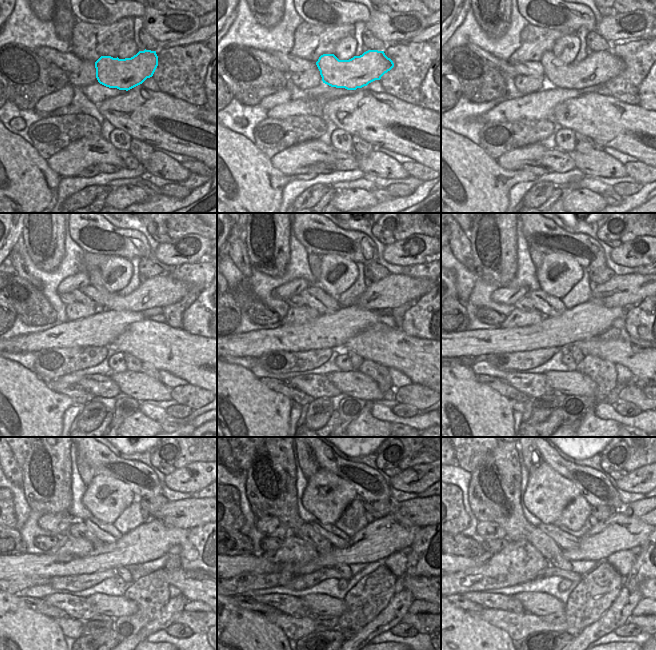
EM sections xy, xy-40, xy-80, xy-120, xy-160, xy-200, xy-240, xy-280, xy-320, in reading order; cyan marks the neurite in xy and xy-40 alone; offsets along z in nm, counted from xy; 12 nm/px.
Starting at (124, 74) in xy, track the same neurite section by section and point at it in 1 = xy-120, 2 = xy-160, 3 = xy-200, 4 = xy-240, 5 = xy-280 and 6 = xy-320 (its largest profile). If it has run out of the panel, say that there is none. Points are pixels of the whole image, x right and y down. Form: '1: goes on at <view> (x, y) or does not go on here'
1: goes on at xy-120 (163, 290)
2: goes on at xy-160 (393, 291)
3: goes on at xy-200 (625, 291)
4: goes on at xy-240 (188, 513)
5: goes on at xy-280 (419, 512)
6: goes on at xy-320 (644, 509)

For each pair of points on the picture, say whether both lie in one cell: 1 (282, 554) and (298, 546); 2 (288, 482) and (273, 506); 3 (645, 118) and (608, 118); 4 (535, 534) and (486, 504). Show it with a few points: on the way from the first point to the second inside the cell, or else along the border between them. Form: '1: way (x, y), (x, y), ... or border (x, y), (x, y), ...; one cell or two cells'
1: way (286, 553), (294, 549); one cell
2: way (282, 488), (276, 500); one cell
3: way (636, 118), (617, 118); one cell
4: border (533, 526), (527, 539); two cells

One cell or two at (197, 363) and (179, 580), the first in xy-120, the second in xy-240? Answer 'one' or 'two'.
one

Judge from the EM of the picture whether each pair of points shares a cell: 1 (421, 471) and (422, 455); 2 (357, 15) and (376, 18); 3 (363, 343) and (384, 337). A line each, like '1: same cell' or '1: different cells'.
1: different cells
2: different cells
3: same cell

